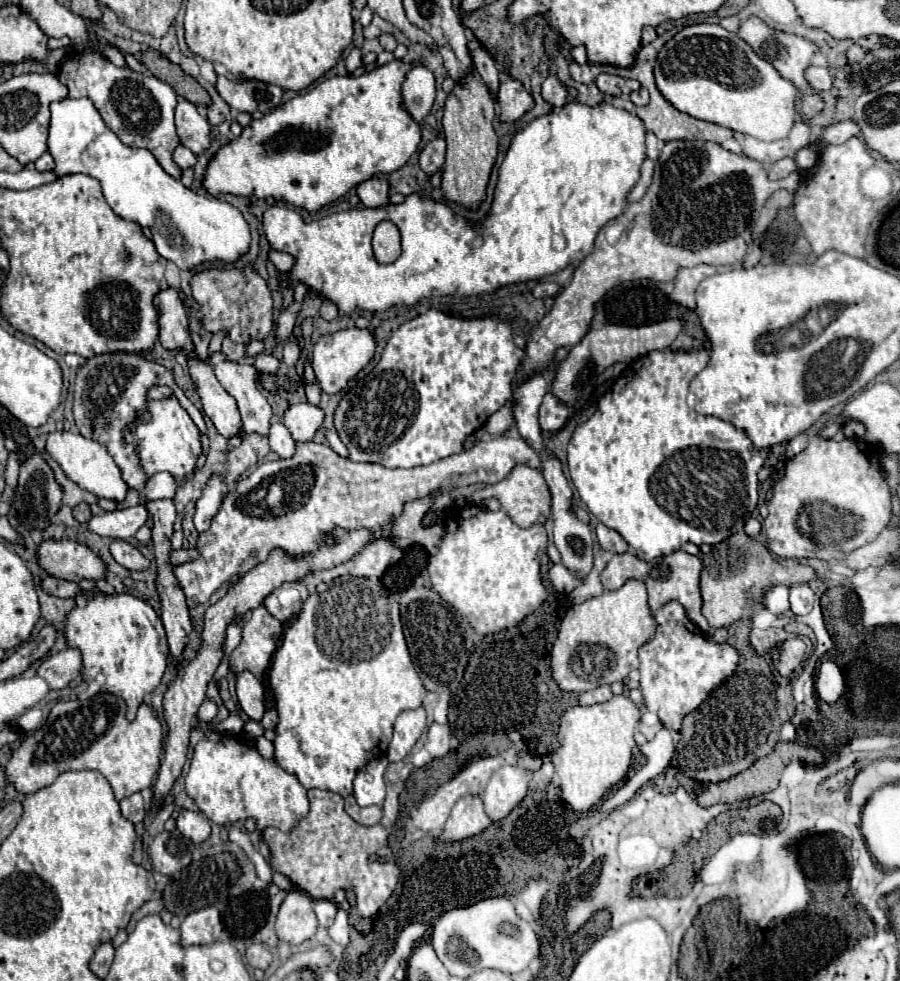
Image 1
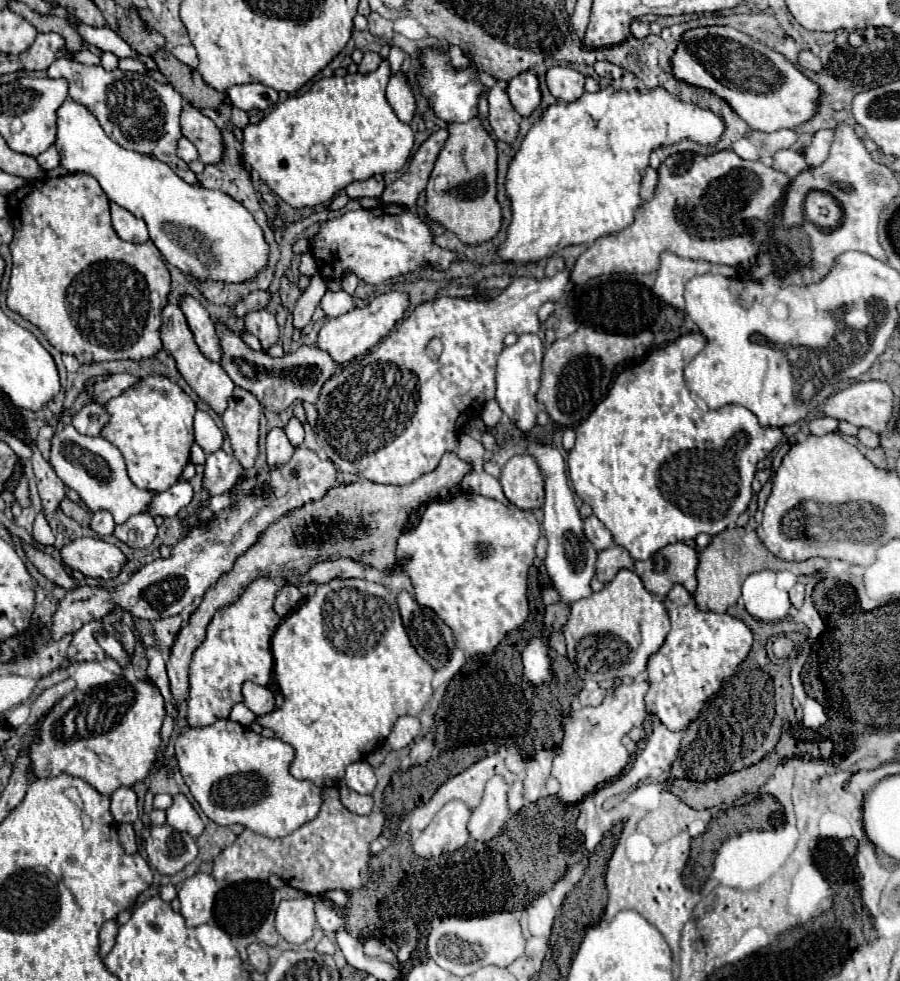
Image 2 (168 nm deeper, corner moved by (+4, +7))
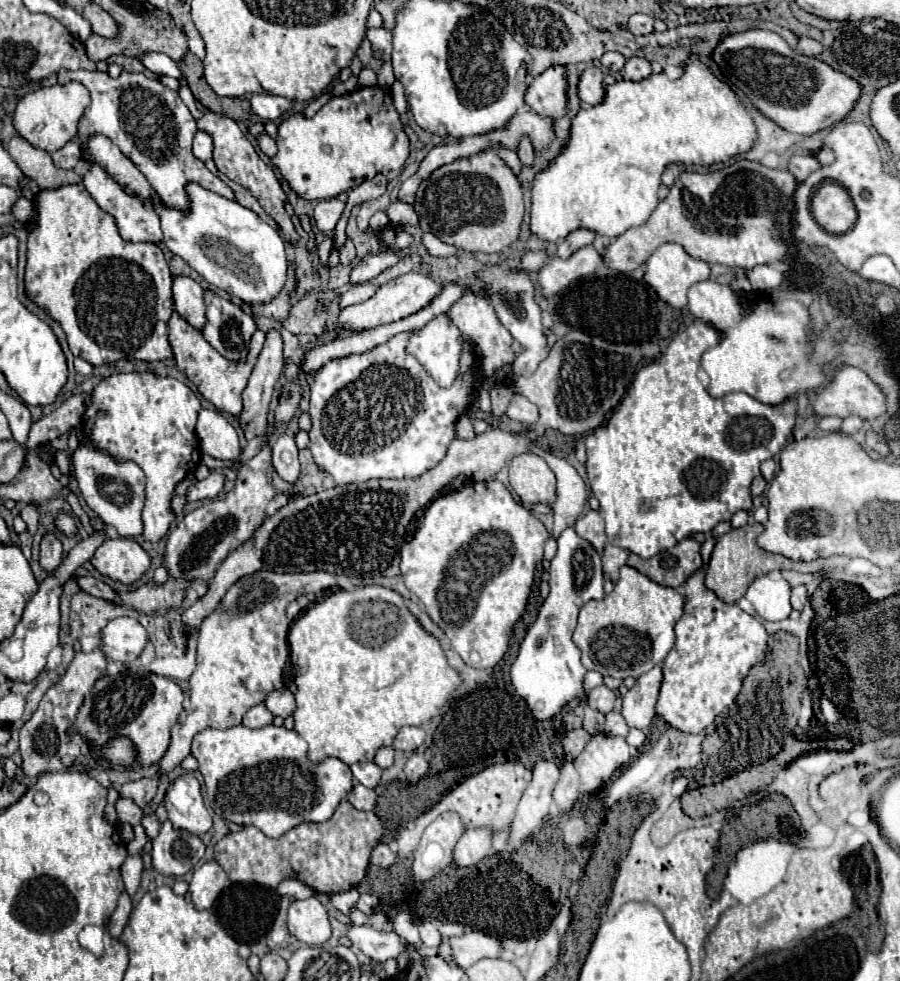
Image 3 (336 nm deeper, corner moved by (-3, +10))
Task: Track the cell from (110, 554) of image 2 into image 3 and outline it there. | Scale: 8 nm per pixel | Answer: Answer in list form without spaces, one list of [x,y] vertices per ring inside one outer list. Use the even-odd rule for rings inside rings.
[[[104,539],[92,557],[92,565],[112,581],[132,585],[150,569],[150,555],[132,539]]]

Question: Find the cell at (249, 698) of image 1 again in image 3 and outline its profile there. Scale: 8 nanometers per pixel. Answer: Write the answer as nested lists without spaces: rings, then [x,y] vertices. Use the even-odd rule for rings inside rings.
[[[284,687],[284,689],[278,689],[278,691],[272,691],[272,693],[266,697],[264,705],[266,705],[274,715],[280,715],[280,717],[288,717],[288,715],[292,715],[294,709],[296,709],[294,695],[292,695],[292,691],[286,689],[286,687]]]

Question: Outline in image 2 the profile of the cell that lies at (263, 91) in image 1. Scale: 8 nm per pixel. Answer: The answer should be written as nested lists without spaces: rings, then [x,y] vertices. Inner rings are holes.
[[[239,84],[239,86],[231,86],[227,90],[229,100],[233,102],[233,106],[249,112],[249,110],[267,110],[269,106],[273,106],[277,102],[277,90],[273,90],[271,86],[265,84]]]

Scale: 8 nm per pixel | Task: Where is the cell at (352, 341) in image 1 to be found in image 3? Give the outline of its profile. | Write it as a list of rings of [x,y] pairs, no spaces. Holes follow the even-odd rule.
[[[422,273],[400,275],[400,277],[384,283],[376,291],[376,295],[370,297],[368,301],[342,309],[342,313],[340,313],[340,327],[364,331],[364,329],[372,329],[376,325],[386,325],[386,323],[392,323],[392,321],[400,321],[400,319],[404,319],[404,317],[424,309],[440,291],[442,291],[442,283],[438,283],[430,275],[422,275]]]

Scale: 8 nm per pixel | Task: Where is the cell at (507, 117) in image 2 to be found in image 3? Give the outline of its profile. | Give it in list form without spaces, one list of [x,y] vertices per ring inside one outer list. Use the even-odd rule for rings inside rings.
[[[520,141],[518,157],[520,157],[522,165],[526,165],[526,167],[534,165],[534,149],[532,149],[532,145],[528,145],[528,141]]]

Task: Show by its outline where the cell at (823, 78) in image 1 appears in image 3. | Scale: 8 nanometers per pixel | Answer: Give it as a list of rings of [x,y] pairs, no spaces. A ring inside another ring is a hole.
[[[800,37],[796,51],[798,51],[798,53],[804,53],[804,55],[808,55],[808,57],[812,57],[812,55],[816,57],[816,55],[822,53],[822,45],[820,45],[818,41],[814,41],[812,37]]]

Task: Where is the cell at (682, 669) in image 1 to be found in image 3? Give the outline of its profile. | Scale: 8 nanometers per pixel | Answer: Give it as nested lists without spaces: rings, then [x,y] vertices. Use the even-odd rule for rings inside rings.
[[[708,535],[708,539],[702,543],[700,555],[702,555],[702,567],[684,583],[684,591],[686,591],[686,605],[684,605],[684,615],[680,617],[680,621],[676,623],[676,645],[674,649],[668,653],[668,657],[664,659],[664,681],[662,681],[662,689],[658,695],[658,703],[656,703],[656,713],[672,727],[684,731],[684,733],[702,733],[708,725],[714,723],[714,719],[724,713],[736,699],[736,695],[742,689],[742,681],[746,679],[748,671],[754,665],[760,665],[768,653],[768,635],[766,629],[762,625],[760,619],[748,615],[746,611],[742,611],[736,603],[728,605],[724,601],[720,601],[714,591],[710,591],[704,585],[704,575],[708,569],[708,561],[714,549],[714,543],[718,539]]]

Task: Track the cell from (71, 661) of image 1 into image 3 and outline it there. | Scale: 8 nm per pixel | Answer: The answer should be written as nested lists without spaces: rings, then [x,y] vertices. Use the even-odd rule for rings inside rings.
[[[132,617],[112,619],[100,637],[100,645],[110,661],[130,663],[134,661],[148,643],[148,631]]]

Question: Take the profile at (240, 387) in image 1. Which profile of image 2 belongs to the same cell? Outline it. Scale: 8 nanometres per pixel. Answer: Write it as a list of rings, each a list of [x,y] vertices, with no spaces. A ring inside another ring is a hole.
[[[185,296],[181,302],[179,302],[185,318],[187,318],[187,324],[195,336],[195,342],[199,346],[199,350],[205,354],[205,358],[209,358],[211,362],[221,362],[223,358],[223,350],[221,350],[221,344],[219,344],[219,336],[215,332],[215,326],[207,314],[207,310],[191,296]]]

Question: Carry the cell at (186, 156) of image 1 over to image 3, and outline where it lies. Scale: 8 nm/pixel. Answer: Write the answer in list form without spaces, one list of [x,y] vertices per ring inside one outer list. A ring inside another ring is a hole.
[[[198,131],[196,137],[194,137],[194,155],[202,161],[206,159],[212,159],[212,149],[214,149],[214,143],[212,143],[212,137],[204,131]]]

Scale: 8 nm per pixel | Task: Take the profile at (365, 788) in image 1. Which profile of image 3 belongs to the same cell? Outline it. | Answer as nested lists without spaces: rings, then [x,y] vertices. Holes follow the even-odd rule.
[[[354,763],[350,765],[352,769],[352,775],[356,781],[360,781],[362,785],[366,787],[376,787],[380,783],[380,777],[382,777],[382,769],[376,765],[376,763]]]

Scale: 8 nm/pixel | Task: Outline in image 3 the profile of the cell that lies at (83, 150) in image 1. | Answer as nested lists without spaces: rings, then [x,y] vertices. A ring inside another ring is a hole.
[[[90,137],[88,149],[94,155],[94,161],[100,167],[108,169],[108,173],[112,173],[112,177],[116,177],[116,181],[120,181],[120,185],[128,189],[128,193],[140,193],[140,197],[148,197],[148,201],[156,205],[166,247],[174,255],[182,257],[210,285],[216,285],[236,301],[250,305],[268,303],[282,291],[288,273],[284,241],[280,233],[264,223],[254,211],[242,207],[236,201],[228,201],[226,197],[206,191],[196,183],[188,185],[188,195],[192,203],[190,213],[168,209],[156,197],[148,181],[144,181],[144,175],[136,169],[136,165],[132,165],[132,161],[128,161],[128,157],[124,157],[120,149],[112,145],[112,141],[108,141],[106,137]]]

